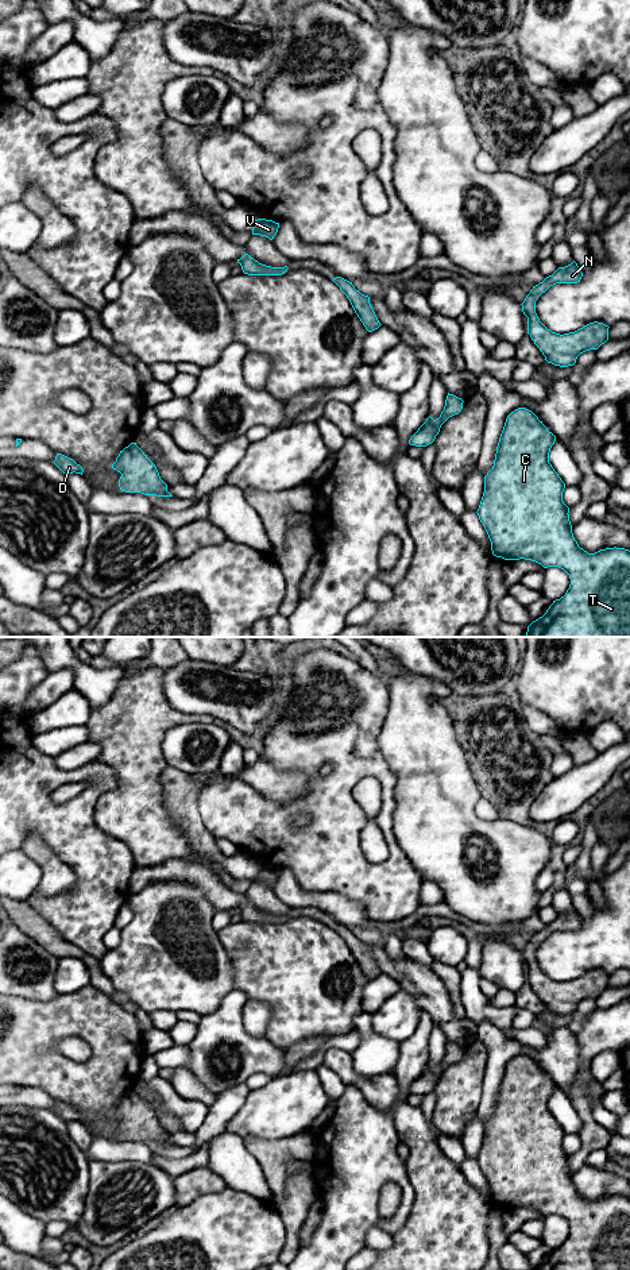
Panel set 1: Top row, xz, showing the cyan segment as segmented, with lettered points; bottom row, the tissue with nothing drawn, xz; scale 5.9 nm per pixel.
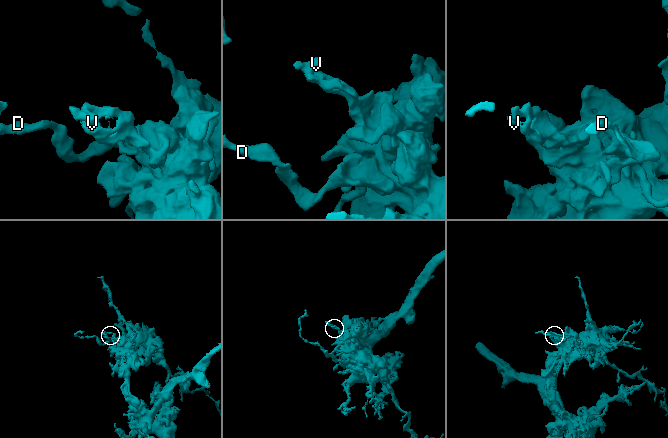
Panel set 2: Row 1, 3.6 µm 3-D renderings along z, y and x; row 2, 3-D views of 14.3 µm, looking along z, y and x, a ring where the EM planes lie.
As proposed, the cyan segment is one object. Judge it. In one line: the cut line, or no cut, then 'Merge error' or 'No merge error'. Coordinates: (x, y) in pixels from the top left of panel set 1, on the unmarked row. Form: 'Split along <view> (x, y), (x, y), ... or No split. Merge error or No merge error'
No split. No merge error

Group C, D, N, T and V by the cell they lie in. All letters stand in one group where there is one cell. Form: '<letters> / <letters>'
C D N T V

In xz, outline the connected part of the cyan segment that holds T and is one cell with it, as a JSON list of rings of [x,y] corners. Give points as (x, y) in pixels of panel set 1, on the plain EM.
[[[518,1055],[507,1064],[476,1159],[491,1189],[492,1203],[505,1208],[532,1208],[544,1216],[559,1215],[569,1223],[565,1243],[553,1248],[546,1261],[533,1270],[630,1270],[630,1198],[614,1194],[588,1201],[579,1194],[572,1181],[569,1155],[563,1149],[565,1131],[549,1111],[554,1089],[556,1084],[532,1058]]]

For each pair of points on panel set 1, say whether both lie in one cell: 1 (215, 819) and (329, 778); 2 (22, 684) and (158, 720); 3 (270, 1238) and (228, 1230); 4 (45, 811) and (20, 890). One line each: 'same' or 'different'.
1: same
2: different
3: same
4: different

